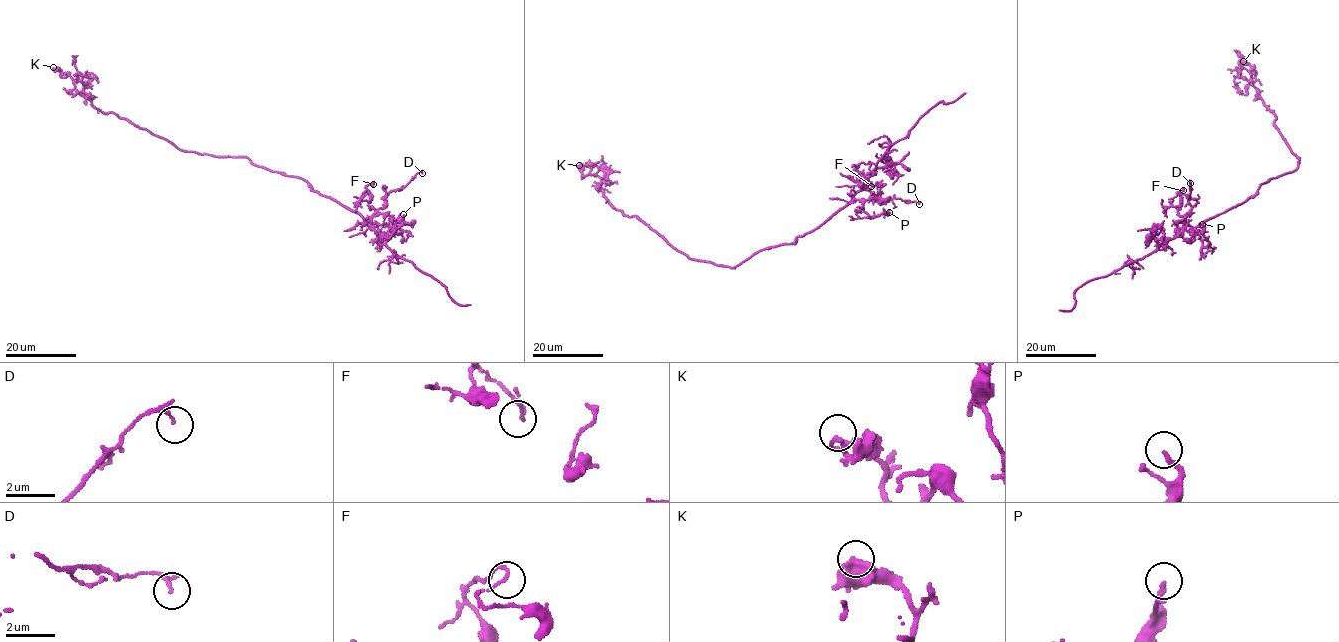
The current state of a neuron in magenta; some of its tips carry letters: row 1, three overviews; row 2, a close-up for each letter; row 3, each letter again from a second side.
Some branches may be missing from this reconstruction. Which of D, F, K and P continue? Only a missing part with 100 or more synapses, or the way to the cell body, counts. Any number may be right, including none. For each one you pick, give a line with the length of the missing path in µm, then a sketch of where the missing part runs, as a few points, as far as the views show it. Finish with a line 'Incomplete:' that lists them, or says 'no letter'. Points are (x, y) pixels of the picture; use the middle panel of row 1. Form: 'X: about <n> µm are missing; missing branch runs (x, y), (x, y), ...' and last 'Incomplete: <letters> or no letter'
Incomplete: no letter

